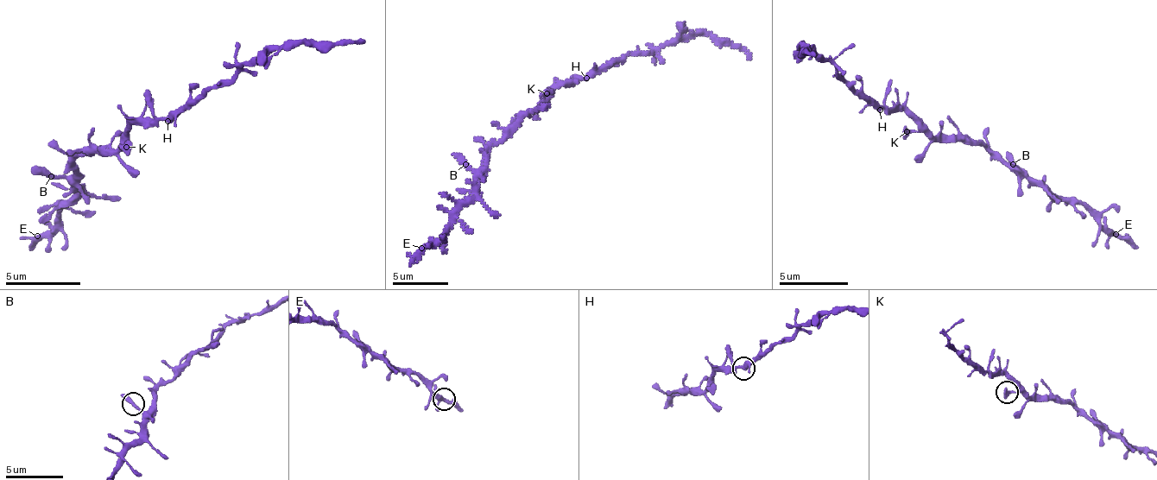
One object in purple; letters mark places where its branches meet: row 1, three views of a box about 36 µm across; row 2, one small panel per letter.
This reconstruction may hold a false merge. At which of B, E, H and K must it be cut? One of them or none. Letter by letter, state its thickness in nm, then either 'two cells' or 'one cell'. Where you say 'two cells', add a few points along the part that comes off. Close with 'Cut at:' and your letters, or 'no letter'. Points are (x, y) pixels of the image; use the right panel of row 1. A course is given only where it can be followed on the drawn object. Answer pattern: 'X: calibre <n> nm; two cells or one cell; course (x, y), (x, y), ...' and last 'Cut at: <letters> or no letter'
B: calibre 320 nm; one cell
E: calibre 260 nm; one cell
H: calibre 260 nm; one cell
K: calibre 360 nm; one cell
Cut at: no letter

